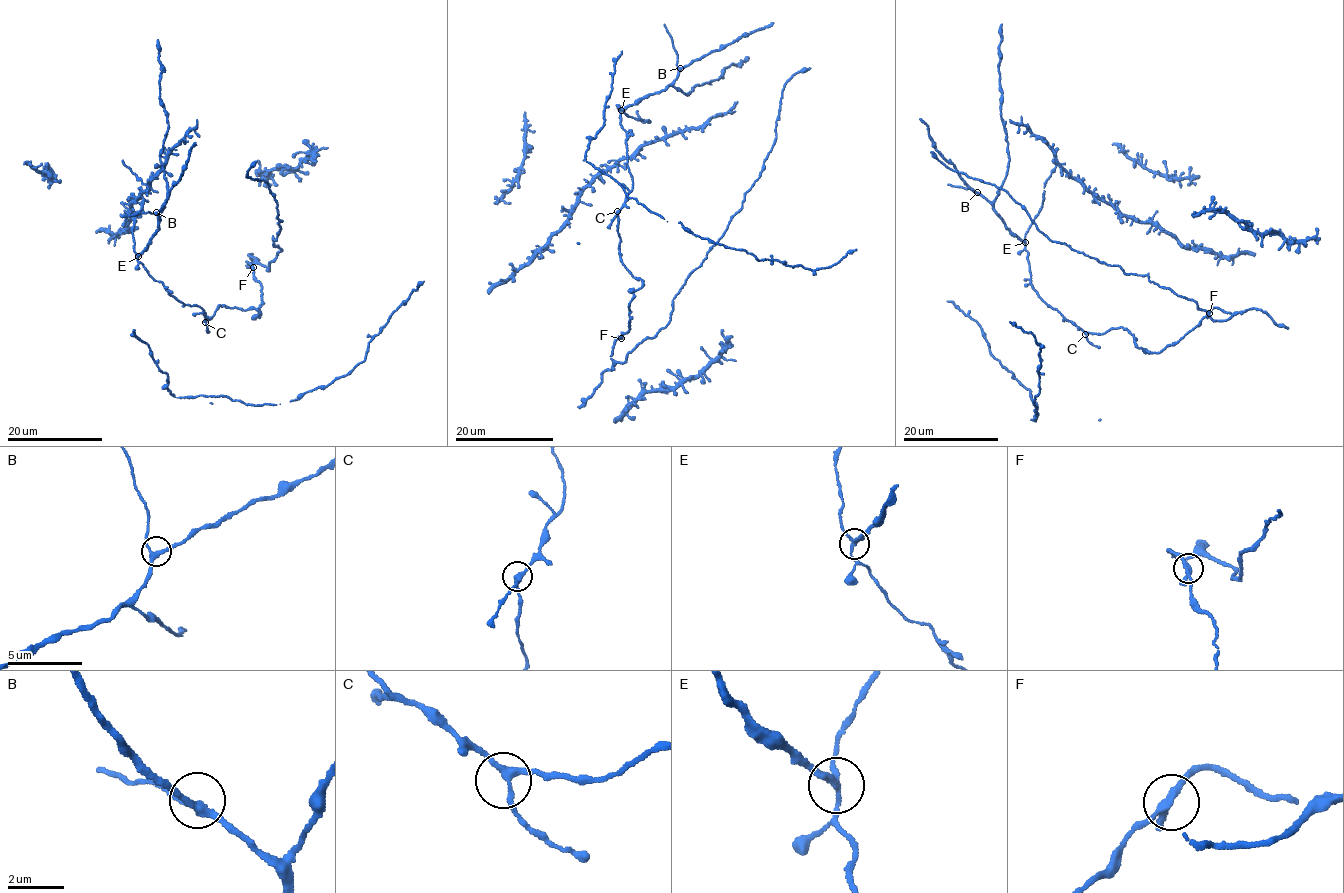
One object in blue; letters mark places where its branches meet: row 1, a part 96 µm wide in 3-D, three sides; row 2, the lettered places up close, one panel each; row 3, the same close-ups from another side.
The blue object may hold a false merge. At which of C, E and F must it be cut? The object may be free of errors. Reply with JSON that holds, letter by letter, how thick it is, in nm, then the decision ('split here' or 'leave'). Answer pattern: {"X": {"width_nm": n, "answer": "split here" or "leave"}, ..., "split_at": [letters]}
{"C": {"width_nm": 240, "answer": "leave"}, "E": {"width_nm": 200, "answer": "split here"}, "F": {"width_nm": 200, "answer": "leave"}, "split_at": ["E"]}

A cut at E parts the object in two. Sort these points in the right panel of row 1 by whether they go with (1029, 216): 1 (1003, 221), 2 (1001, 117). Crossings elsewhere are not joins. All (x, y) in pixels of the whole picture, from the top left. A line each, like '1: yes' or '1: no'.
1: no
2: no

